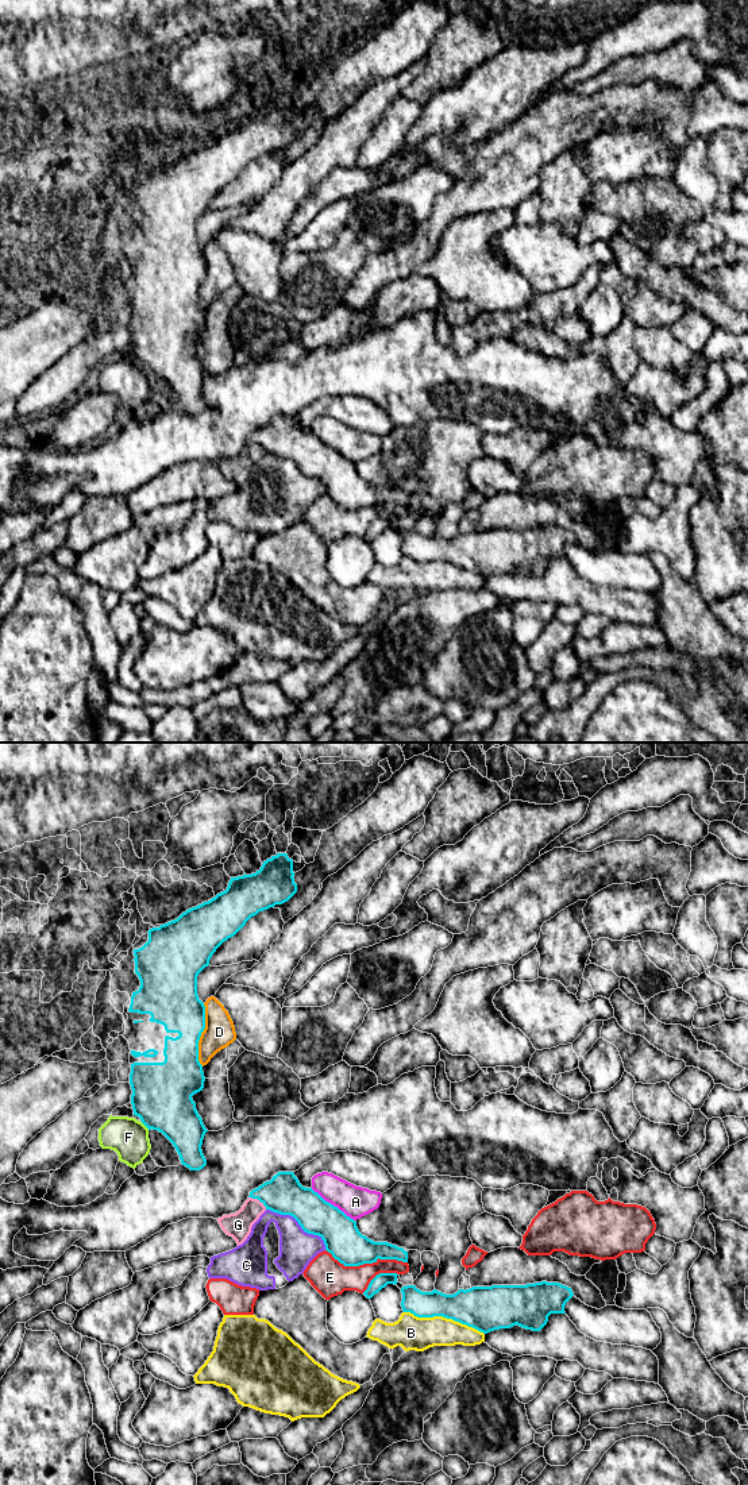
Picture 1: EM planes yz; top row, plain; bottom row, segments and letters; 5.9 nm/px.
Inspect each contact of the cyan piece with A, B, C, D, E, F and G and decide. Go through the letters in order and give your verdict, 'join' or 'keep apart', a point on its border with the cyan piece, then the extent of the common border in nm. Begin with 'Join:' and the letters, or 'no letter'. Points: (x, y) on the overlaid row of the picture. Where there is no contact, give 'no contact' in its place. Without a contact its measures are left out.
Join: no letter
A: keep apart | yz (331, 1204) | 320 nm
B: keep apart | yz (444, 1316) | 500 nm
C: keep apart | yz (299, 1223) | 440 nm
D: keep apart | yz (200, 1034) | 380 nm
E: keep apart | yz (366, 1262) | 500 nm
F: keep apart | yz (145, 1125) | 70 nm
G: keep apart | yz (258, 1199) | 130 nm

